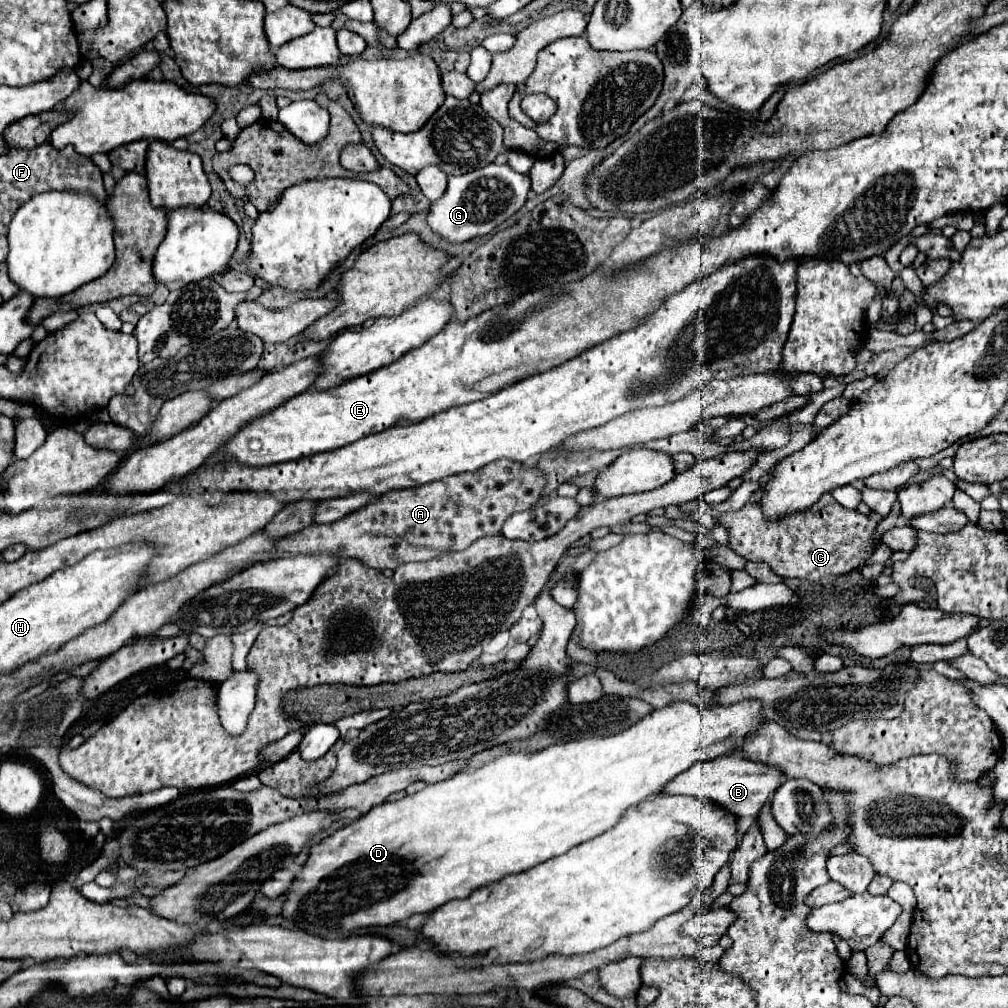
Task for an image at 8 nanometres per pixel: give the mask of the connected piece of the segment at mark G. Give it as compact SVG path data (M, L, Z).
M493 162L481 170L473 170L463 176L449 176L445 196L433 202L429 208L429 226L433 228L433 232L451 242L465 242L477 236L485 236L525 204L529 190L529 176L515 172L507 164Z

